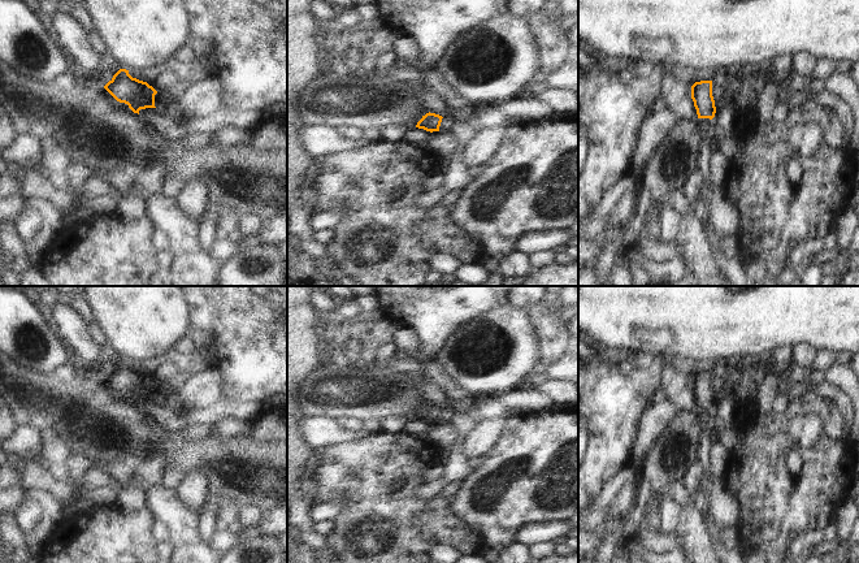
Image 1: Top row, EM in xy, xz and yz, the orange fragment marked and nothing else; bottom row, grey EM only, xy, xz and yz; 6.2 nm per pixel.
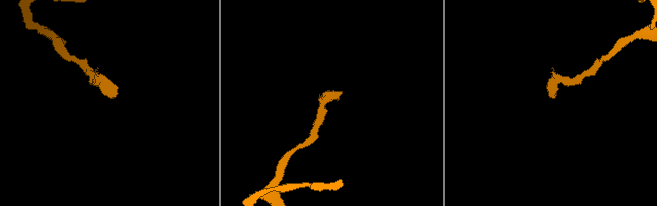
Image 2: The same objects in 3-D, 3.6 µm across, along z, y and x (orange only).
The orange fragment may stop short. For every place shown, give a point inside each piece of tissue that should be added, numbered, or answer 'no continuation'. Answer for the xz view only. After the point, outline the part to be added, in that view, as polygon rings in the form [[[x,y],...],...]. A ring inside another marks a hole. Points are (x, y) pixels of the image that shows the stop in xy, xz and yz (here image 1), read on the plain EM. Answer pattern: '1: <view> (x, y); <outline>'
no continuation

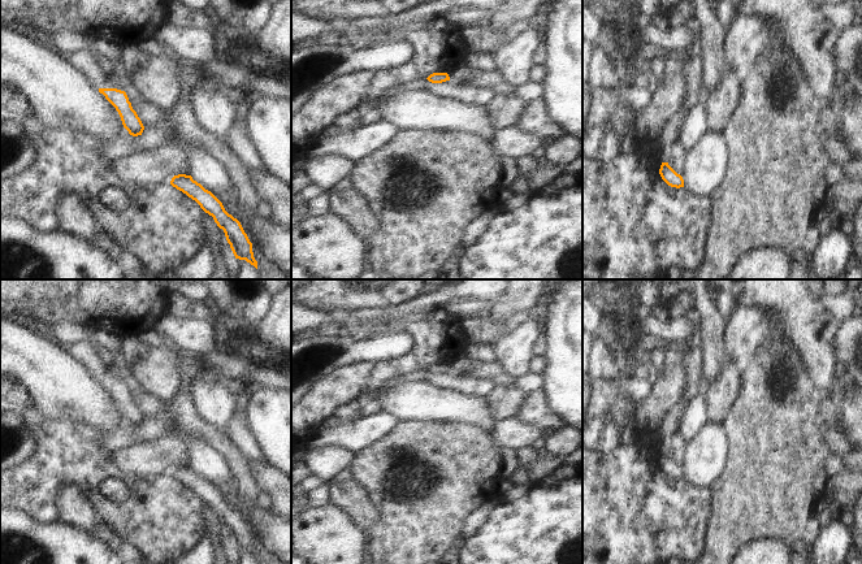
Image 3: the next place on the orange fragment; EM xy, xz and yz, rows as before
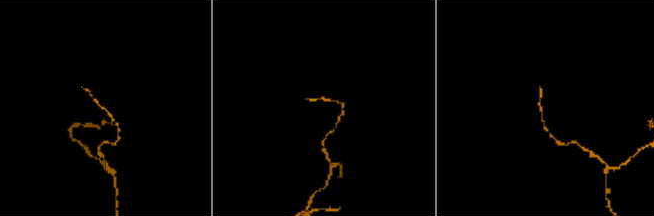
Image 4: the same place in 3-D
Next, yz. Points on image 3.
no continuation

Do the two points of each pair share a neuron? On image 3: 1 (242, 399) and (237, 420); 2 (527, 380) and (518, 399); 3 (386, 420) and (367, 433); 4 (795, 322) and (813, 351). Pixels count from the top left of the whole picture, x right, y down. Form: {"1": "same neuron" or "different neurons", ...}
{"1": "same neuron", "2": "different neurons", "3": "same neuron", "4": "same neuron"}

